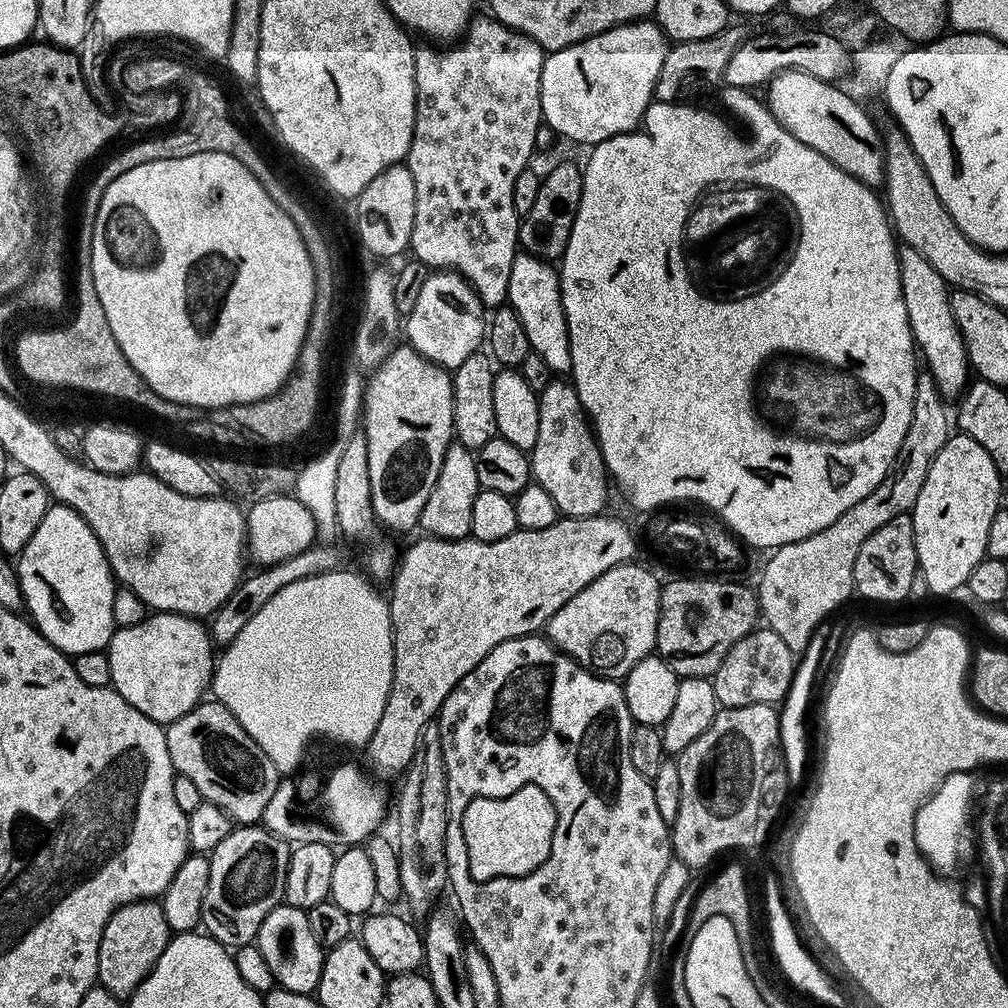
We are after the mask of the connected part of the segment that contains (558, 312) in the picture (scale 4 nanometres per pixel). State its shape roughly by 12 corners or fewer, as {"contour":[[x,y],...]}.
{"contour":[[518,254],[507,303],[532,351],[554,374],[572,370],[560,297],[549,261]]}

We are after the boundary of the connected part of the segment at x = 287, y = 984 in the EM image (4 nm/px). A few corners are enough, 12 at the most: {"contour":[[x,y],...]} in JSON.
{"contour":[[280,903],[254,943],[279,987],[315,993],[326,952]]}

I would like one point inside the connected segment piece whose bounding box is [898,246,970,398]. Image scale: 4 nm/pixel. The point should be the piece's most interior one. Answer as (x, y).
(935, 334)

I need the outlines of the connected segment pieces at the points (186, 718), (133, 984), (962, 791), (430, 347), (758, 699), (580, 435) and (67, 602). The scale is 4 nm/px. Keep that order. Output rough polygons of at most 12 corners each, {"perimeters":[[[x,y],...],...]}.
{"perimeters":[[[219,702],[166,728],[201,801],[257,823],[282,781]],[[163,903],[116,908],[98,946],[99,987],[127,1001],[174,933]],[[970,774],[947,776],[915,815],[915,845],[939,875],[957,871]],[[429,271],[407,343],[454,370],[486,340],[464,277]],[[757,626],[710,679],[720,708],[779,705],[797,657]],[[576,385],[539,392],[532,480],[561,517],[601,515],[610,477]],[[53,503],[15,565],[69,657],[107,649],[118,584],[94,530]]]}

